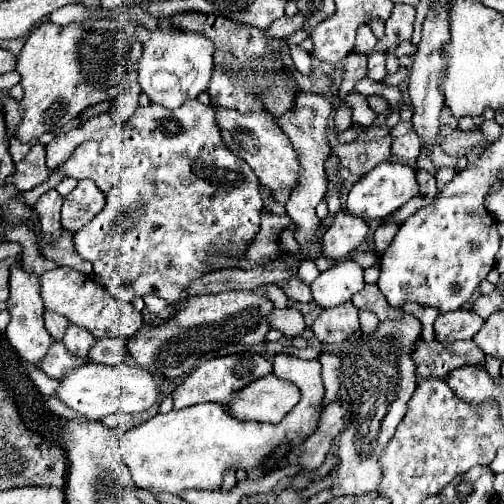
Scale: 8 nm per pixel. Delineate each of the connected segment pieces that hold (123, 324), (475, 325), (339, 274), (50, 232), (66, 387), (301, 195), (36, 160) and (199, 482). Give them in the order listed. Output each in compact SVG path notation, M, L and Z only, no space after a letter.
M66 266L42 274L42 300L46 310L62 314L64 318L68 318L70 324L86 328L96 338L126 340L142 328L142 314L136 312L132 304L116 300L108 294L108 290L100 288L88 274L80 274Z
M454 310L454 312L446 312L440 314L434 322L434 332L438 342L450 344L456 340L470 340L480 328L482 328L484 320L472 312L472 310Z
M342 260L326 272L320 272L320 276L310 284L310 288L312 300L320 308L344 304L364 288L362 266L352 260Z
M54 188L44 192L38 202L36 202L36 210L40 214L40 230L46 232L48 240L58 240L58 236L62 234L62 224L60 224L60 208L62 208L64 196L60 196Z
M94 362L66 370L56 388L56 396L88 420L102 420L114 412L144 412L158 402L158 394L160 382L150 372L136 366L100 366Z
M298 92L294 98L294 104L292 104L292 110L288 110L282 116L272 116L274 122L280 126L280 130L296 146L296 150L300 154L300 164L304 166L304 172L300 172L300 186L290 194L290 200L286 204L288 216L298 226L294 238L300 246L310 246L310 242L314 240L314 234L320 226L320 220L316 218L314 210L320 204L320 200L324 198L326 188L328 188L324 160L326 160L326 154L330 152L330 146L328 146L328 116L330 116L330 112L332 112L332 104L328 102L328 98L324 98L320 94L312 94L312 92Z
M34 144L28 156L16 164L16 174L10 176L8 182L16 184L20 190L26 192L46 182L50 172L52 170L46 166L46 148L42 144Z
M276 354L274 374L292 384L298 384L302 398L278 424L246 422L228 416L222 404L202 402L184 410L170 410L166 414L156 414L148 422L128 430L120 444L122 460L132 470L132 478L138 488L150 490L154 494L170 492L180 494L188 488L198 490L218 490L222 486L224 472L228 470L254 470L270 458L270 454L294 440L304 440L316 430L322 414L324 386L320 378L318 360L302 360L296 356Z

